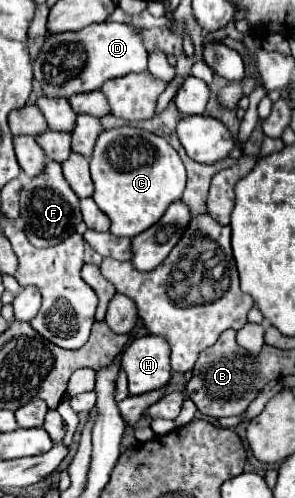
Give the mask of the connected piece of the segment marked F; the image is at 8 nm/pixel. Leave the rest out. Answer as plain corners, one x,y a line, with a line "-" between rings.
48,162
40,178
32,178
20,194
20,220
24,222
24,232
36,248
48,248
64,242
76,232
76,226
82,222
80,198
68,186
62,166
58,162

